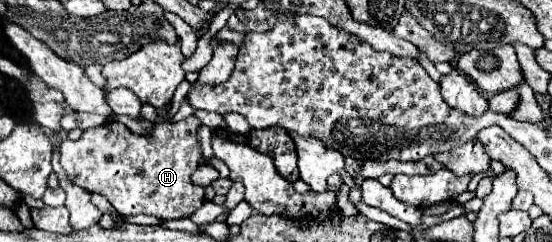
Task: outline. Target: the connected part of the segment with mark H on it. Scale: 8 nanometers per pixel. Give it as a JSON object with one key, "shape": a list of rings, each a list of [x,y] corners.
{"shape":[[[188,116],[178,122],[158,122],[148,136],[132,134],[124,124],[110,122],[98,128],[84,130],[84,134],[78,140],[64,140],[60,144],[60,164],[64,166],[68,178],[88,190],[88,192],[100,192],[104,194],[110,204],[118,210],[118,214],[124,216],[136,216],[136,214],[150,214],[160,220],[170,218],[188,218],[192,216],[202,204],[204,204],[204,188],[190,182],[192,172],[196,166],[200,166],[202,152],[196,140],[196,130],[202,126],[200,120],[194,116]]]}

